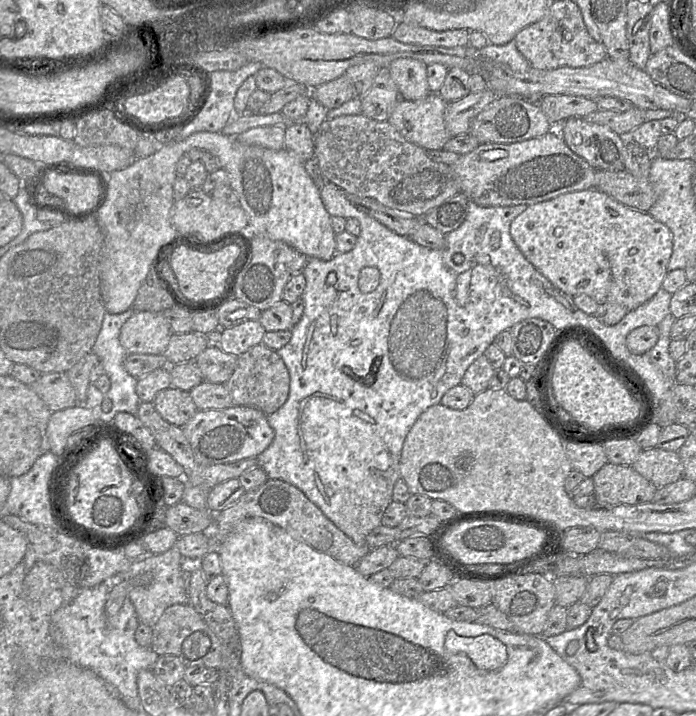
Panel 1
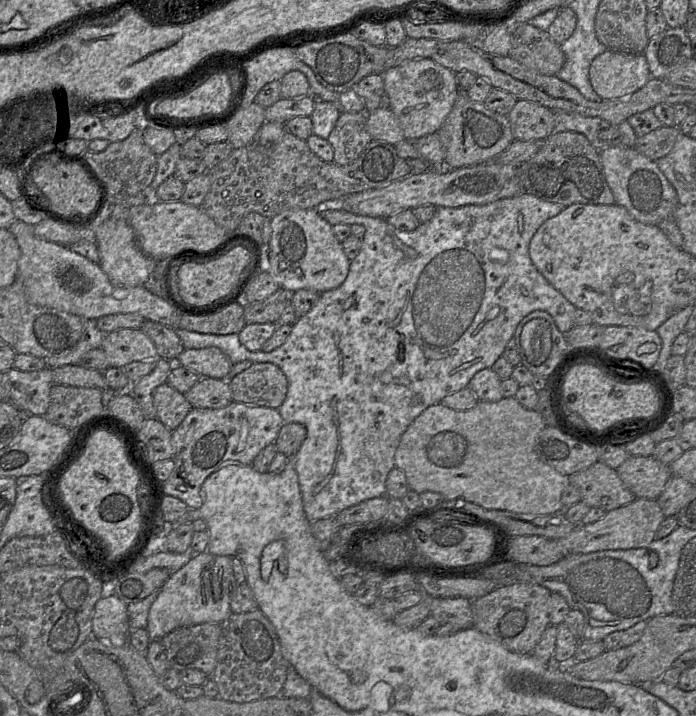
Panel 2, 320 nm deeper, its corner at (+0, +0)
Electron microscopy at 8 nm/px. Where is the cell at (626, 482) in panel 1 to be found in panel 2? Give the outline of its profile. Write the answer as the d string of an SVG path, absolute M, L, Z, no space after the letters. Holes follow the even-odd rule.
M601 461L569 476L570 484L578 487L581 501L591 507L610 511L636 499L620 479L617 469Z

